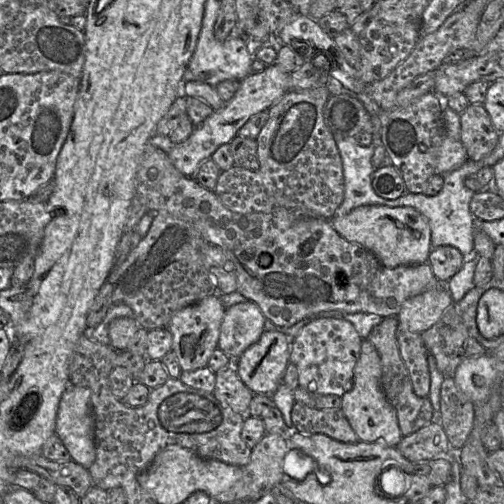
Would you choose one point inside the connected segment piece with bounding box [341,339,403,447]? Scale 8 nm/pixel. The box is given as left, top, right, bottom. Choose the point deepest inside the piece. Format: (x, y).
(372, 417)

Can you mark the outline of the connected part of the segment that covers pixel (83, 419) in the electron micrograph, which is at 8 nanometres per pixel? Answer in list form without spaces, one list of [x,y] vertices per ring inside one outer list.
[[[69,385],[60,399],[55,433],[72,460],[88,470],[96,459],[95,423],[89,388]]]

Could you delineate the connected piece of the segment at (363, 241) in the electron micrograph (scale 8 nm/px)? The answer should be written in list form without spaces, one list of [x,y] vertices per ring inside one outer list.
[[[359,206],[344,216],[334,216],[330,221],[339,235],[371,251],[387,268],[428,261],[432,249],[430,226],[427,219],[412,207]]]

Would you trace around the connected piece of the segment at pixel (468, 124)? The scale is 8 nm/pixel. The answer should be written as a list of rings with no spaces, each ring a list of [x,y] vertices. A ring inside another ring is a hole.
[[[468,105],[459,118],[460,141],[468,158],[480,161],[494,150],[500,133],[494,128],[483,105]]]

